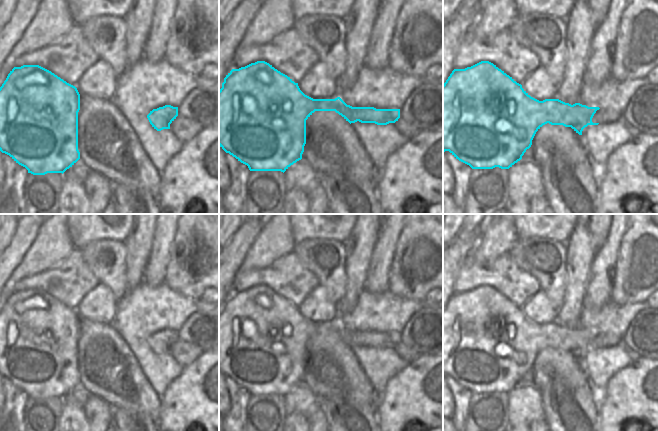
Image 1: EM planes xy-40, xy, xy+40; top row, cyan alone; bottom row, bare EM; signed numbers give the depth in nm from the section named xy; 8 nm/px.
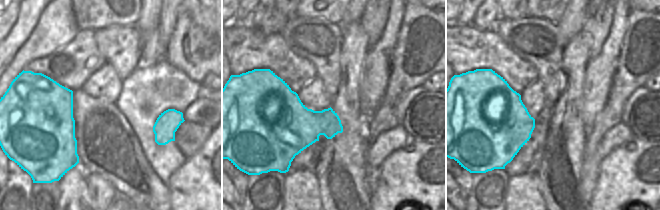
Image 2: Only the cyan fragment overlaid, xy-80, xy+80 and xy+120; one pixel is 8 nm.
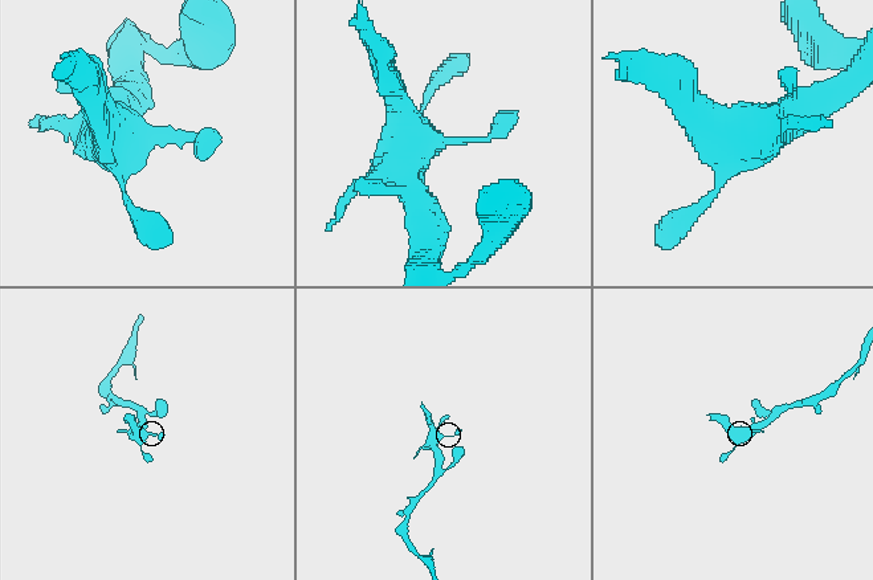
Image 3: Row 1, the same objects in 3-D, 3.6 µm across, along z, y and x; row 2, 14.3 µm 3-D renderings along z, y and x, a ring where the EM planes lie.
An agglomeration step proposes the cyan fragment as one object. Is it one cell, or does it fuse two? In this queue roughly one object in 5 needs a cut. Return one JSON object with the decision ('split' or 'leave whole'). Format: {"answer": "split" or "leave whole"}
{"answer": "leave whole"}

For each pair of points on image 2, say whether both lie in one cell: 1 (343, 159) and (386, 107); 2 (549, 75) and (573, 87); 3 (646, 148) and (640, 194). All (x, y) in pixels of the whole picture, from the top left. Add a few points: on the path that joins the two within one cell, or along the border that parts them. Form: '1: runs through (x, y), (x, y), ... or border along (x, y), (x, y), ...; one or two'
1: border along (367, 119), (365, 126), (366, 144); two
2: border along (563, 60), (564, 88), (553, 104); two
3: runs through (646, 159), (646, 170), (640, 176), (640, 183); one

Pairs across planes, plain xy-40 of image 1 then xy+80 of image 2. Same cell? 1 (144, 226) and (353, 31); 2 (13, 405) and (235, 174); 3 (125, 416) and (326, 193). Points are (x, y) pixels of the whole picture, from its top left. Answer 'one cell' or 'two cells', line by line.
1: one cell
2: one cell
3: one cell

